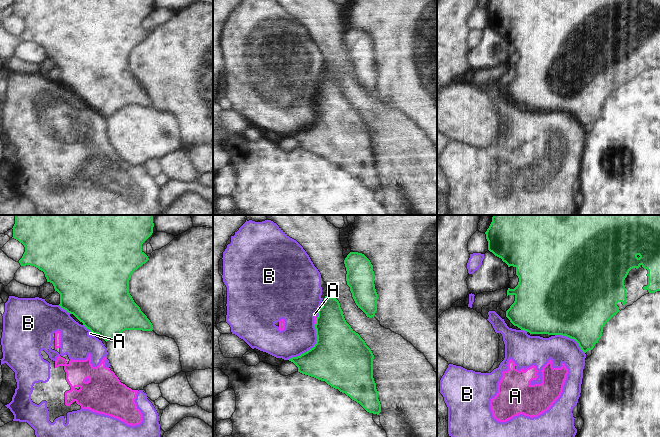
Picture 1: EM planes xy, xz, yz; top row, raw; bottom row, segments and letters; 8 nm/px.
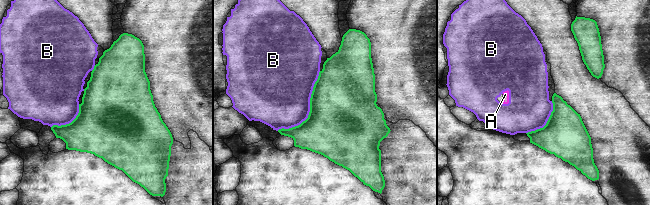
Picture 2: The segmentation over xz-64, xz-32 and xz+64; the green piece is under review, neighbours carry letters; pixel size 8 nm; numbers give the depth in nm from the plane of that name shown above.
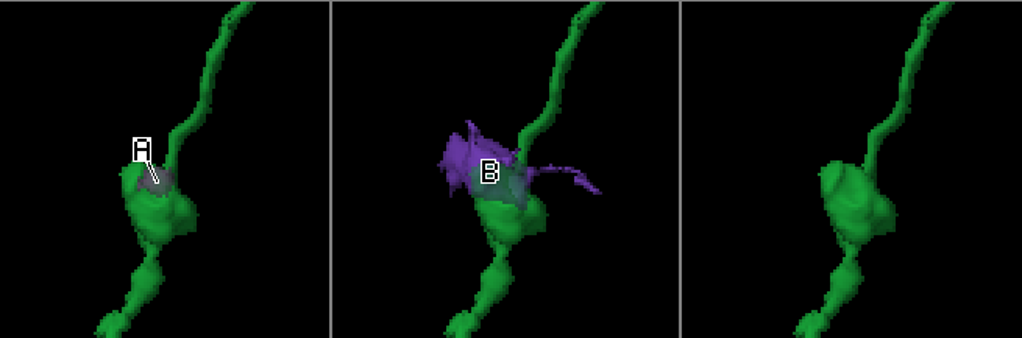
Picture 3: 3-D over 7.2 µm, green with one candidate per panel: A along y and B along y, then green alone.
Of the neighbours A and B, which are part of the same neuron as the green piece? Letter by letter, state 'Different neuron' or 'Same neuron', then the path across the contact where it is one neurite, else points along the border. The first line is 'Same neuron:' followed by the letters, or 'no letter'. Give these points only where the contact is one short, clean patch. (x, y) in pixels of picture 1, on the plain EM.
Same neuron: no letter
A: Different neuron. Boundary: xz (316, 94), (314, 102)
B: Different neuron.

